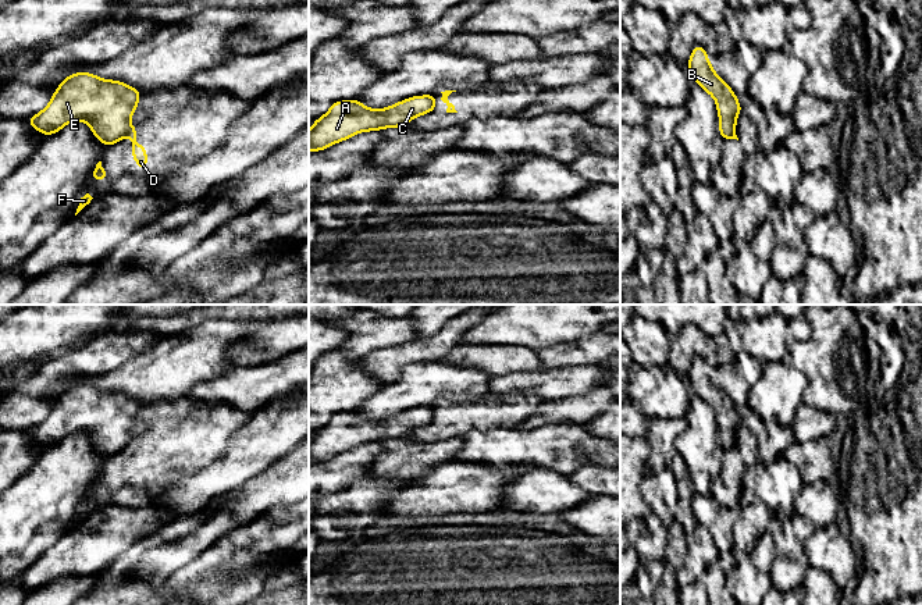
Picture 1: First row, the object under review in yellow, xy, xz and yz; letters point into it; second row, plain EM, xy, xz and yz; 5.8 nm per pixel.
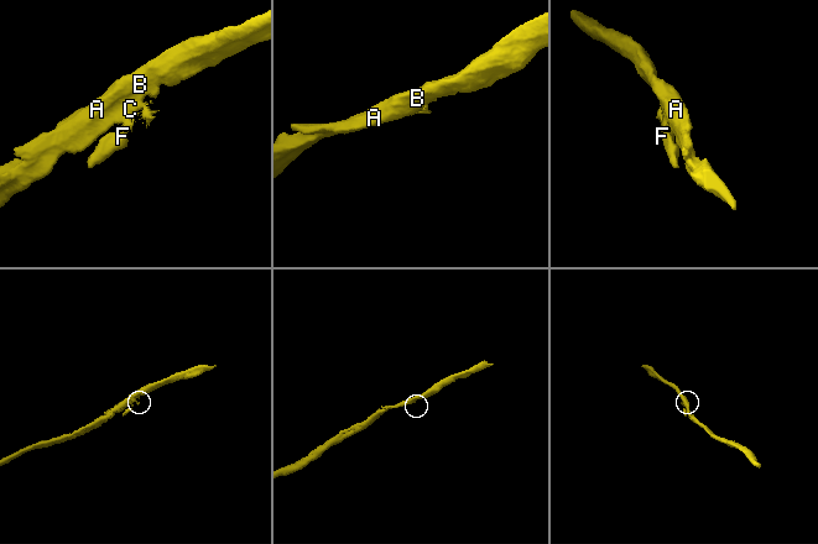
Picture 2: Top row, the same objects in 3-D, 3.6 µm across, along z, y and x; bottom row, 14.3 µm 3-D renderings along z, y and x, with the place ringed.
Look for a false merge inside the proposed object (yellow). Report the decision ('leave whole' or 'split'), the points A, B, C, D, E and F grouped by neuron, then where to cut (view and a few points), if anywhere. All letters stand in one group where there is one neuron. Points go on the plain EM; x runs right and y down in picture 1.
split | A B C E / D F | xy (131, 437), (120, 451)

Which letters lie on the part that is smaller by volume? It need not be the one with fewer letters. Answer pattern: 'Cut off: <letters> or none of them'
Cut off: D, F

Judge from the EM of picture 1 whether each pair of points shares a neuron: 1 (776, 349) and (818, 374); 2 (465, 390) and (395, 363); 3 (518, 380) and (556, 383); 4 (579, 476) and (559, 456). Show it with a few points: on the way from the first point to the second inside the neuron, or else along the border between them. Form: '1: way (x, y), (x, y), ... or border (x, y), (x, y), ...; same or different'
1: border (811, 333), (789, 345), (787, 359); different
2: border (437, 359), (409, 363), (397, 378), (383, 384); different
3: way (527, 383), (547, 383); same
4: border (598, 463), (584, 463), (566, 474); different

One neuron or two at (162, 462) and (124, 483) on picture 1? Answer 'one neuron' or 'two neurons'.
one neuron

